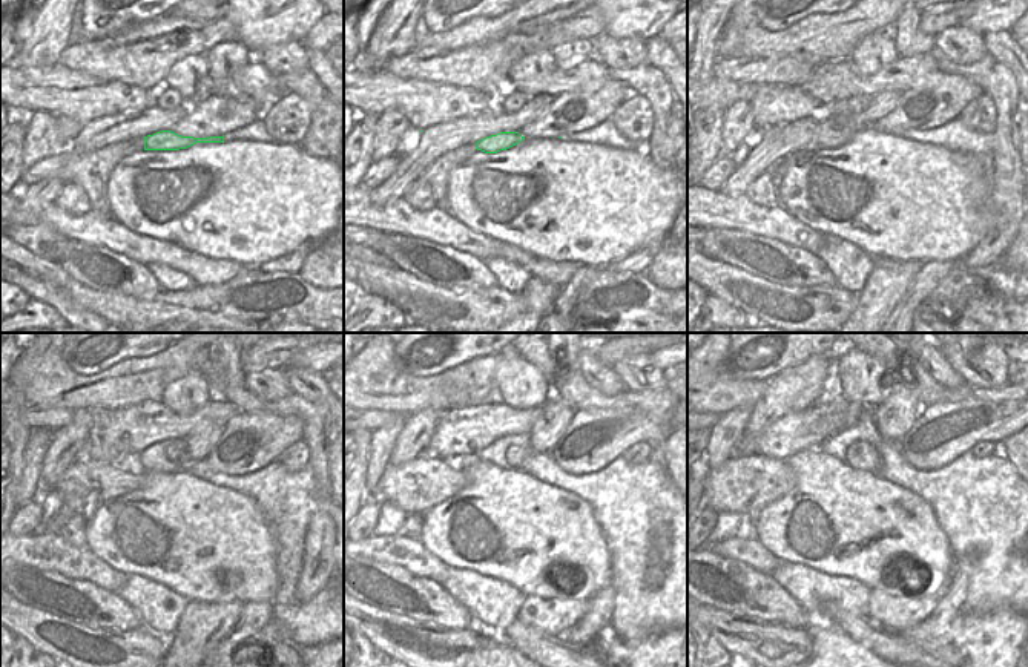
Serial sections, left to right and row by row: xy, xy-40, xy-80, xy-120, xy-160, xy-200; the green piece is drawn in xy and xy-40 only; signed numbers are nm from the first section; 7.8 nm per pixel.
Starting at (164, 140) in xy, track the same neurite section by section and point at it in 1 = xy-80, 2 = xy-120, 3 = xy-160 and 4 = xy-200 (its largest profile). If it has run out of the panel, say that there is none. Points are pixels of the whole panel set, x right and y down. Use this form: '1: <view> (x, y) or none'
1: xy-80 (827, 135)
2: xy-120 (86, 483)
3: xy-160 (416, 486)
4: xy-200 (744, 483)

